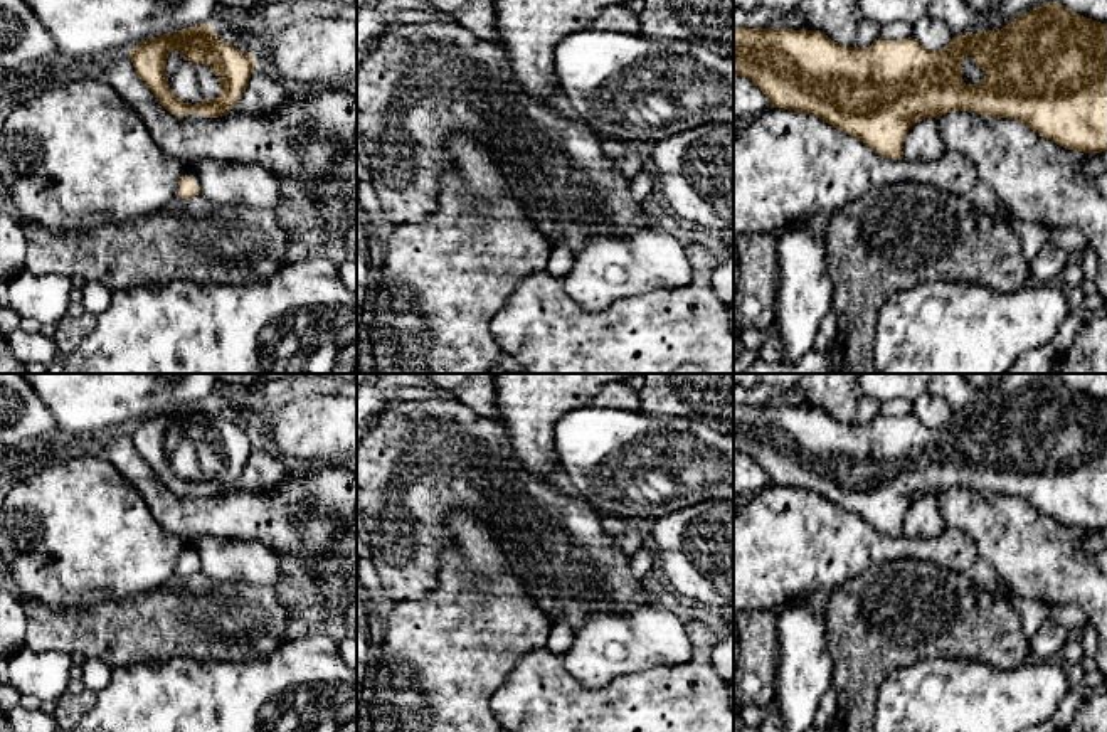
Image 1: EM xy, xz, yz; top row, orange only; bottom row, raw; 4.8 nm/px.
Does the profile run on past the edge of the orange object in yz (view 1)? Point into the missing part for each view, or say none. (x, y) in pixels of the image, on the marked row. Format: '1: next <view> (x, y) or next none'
1: next yz (971, 71)

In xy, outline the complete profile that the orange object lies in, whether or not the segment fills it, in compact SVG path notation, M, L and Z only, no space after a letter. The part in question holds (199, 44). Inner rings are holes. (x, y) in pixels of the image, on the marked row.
M205 24L145 40L130 57L160 104L188 121L207 121L232 109L256 64L254 54L225 44Z

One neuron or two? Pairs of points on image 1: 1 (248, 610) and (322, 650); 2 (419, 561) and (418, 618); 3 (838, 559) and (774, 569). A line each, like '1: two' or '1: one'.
1: two
2: two
3: one

